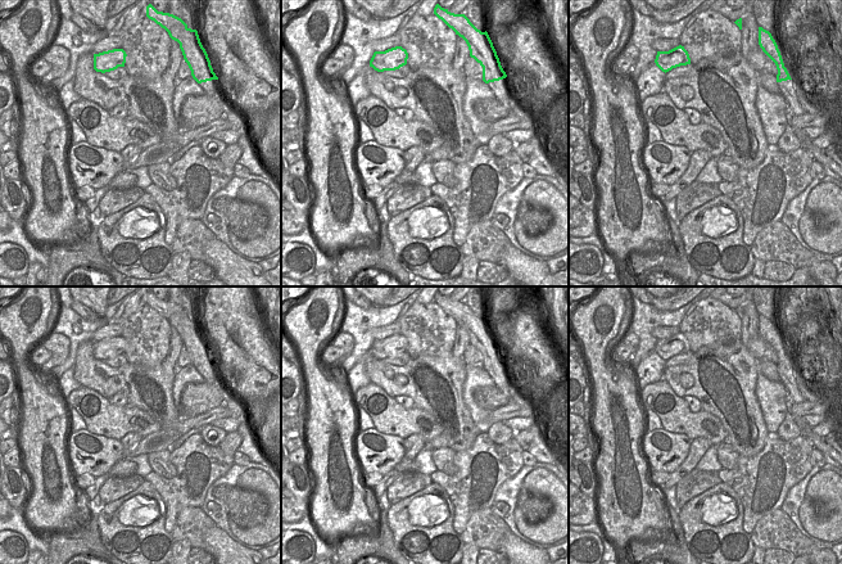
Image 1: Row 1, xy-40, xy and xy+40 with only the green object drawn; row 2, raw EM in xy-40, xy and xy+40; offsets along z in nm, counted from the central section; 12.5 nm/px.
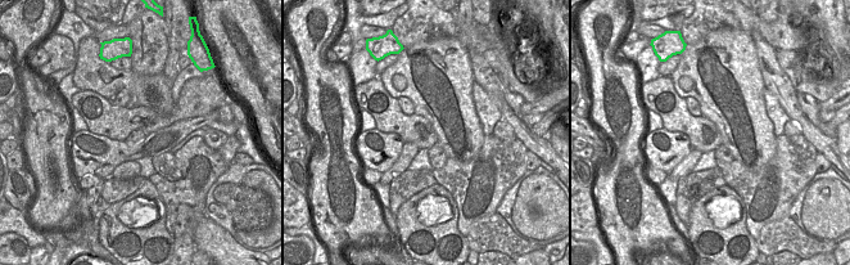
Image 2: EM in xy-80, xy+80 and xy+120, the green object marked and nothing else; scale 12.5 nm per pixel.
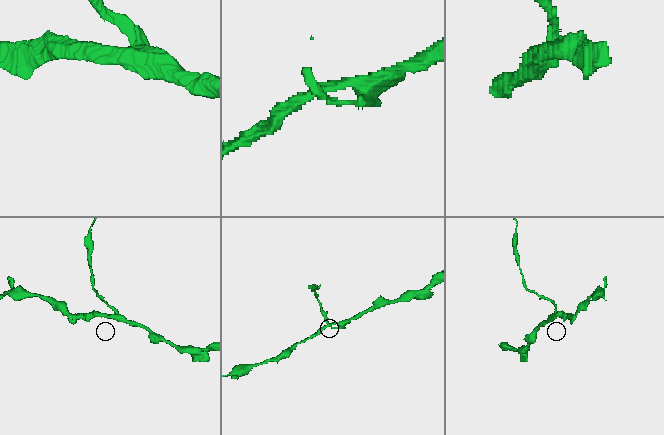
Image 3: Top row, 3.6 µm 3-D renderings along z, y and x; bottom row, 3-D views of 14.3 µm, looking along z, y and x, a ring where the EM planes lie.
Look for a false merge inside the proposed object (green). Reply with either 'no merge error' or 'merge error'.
merge error

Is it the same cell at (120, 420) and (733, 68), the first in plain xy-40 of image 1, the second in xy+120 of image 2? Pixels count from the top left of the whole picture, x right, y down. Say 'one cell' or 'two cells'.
two cells

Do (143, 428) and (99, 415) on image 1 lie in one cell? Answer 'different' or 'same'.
same

